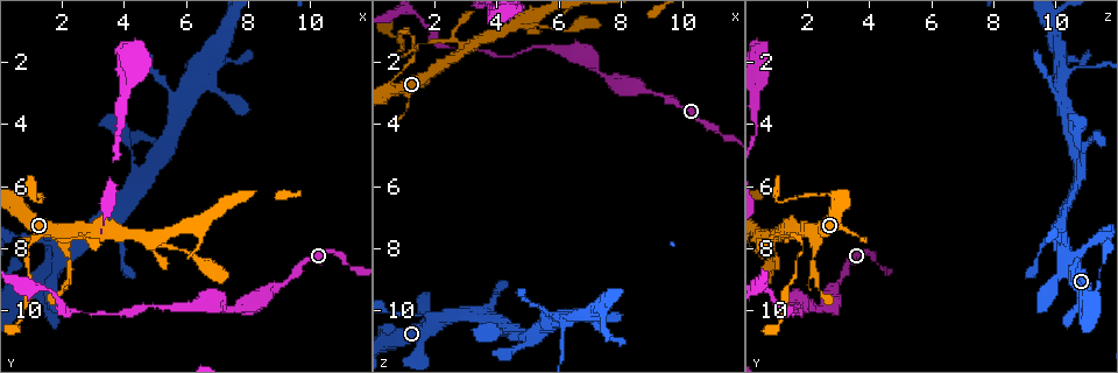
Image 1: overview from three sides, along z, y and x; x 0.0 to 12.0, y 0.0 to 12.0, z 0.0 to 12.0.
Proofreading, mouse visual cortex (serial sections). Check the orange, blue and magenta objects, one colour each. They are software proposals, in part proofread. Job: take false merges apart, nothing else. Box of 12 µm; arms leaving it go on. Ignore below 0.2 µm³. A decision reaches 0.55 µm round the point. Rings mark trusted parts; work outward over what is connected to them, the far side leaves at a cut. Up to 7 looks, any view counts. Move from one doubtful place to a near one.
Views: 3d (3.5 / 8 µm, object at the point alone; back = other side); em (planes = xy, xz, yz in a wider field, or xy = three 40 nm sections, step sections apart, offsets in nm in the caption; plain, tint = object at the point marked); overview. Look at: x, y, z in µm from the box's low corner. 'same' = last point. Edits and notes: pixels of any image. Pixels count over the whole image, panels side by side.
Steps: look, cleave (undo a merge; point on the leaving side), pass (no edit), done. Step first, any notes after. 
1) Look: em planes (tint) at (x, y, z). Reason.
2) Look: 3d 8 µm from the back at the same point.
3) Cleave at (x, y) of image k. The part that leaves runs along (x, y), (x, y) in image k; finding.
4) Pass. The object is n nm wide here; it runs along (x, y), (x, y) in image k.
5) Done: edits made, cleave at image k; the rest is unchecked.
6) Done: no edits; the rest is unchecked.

Look: 3d 8 µm at (7.9, 9.8, 2.8). Calibre changes.

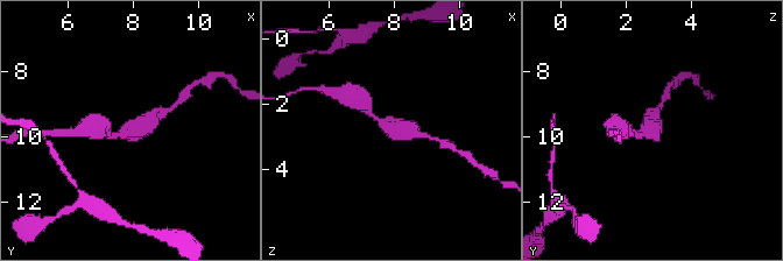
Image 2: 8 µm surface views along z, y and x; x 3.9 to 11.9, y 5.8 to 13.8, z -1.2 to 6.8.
Look: 3d 3.5 µm at (7.9, 9.8, 2.8).

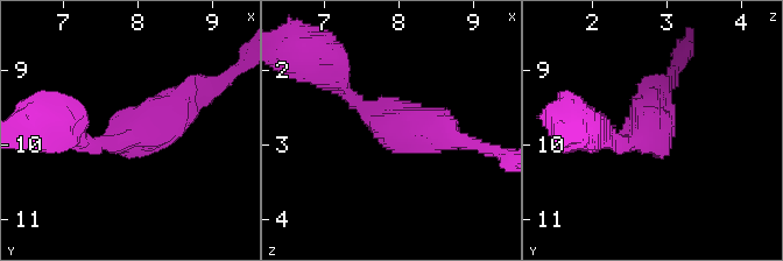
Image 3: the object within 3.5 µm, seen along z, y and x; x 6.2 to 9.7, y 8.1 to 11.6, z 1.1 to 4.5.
Pass. The arms are 200, 300 nm wide; it runs along (456, 140), (387, 126), (333, 78) in image 3; one cell here.

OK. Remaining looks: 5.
Look: 3d 3.5 µm at (1.8, 8.0, 10.2). Small branch off a trunk.

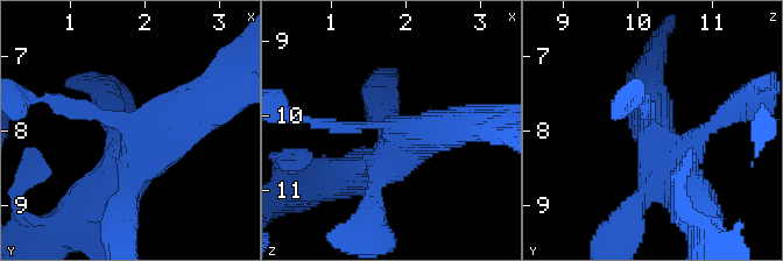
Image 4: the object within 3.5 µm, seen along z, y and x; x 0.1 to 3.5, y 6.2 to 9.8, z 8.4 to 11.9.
Look: em xy step 2 (tint) at (1.85, 8.00, 10.15). Now the EM.

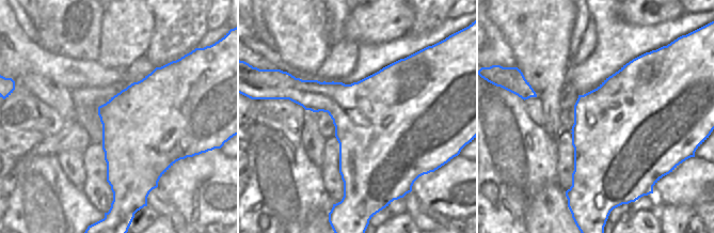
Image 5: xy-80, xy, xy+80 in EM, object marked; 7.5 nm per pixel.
Look: em xy step 3 (tint) at the same point.

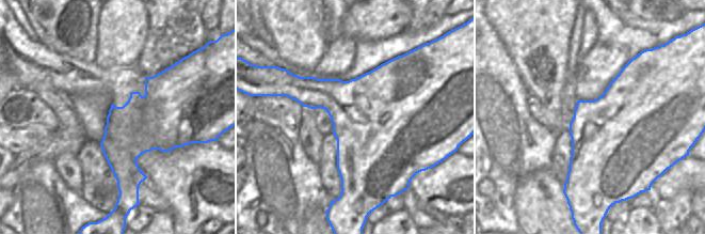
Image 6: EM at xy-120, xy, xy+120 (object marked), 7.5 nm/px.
Pass. It runs along (115, 187), (152, 147), (65, 104) in image 4; one cell here.

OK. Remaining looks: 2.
Look: 3d 8 µm from the back at (2.9, 7.5, 1.6).

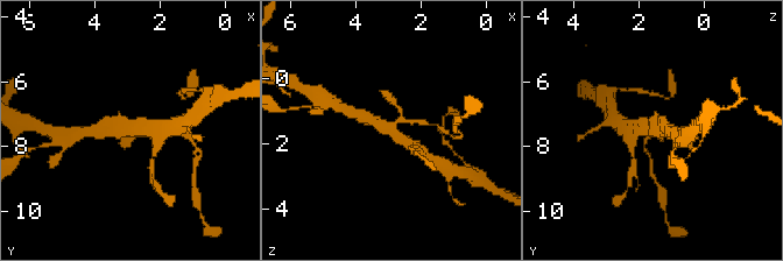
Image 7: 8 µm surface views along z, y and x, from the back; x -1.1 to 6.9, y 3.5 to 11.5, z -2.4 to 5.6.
Look: em xy step 5 (tint) at (3.0, 7.5, 1.6). 3 arms meet here; the arms are 150, 350, 400 nm wide.

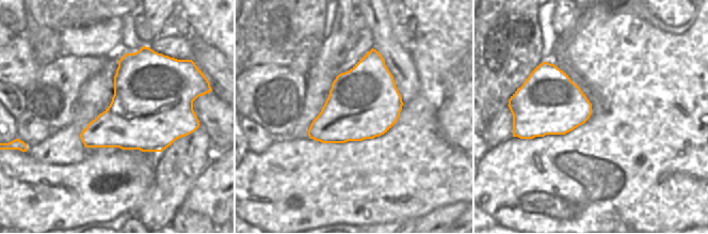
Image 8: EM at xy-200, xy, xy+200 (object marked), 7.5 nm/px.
Pass. All the same cell.

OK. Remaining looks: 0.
Done: no edits; the rest is unchecked.

